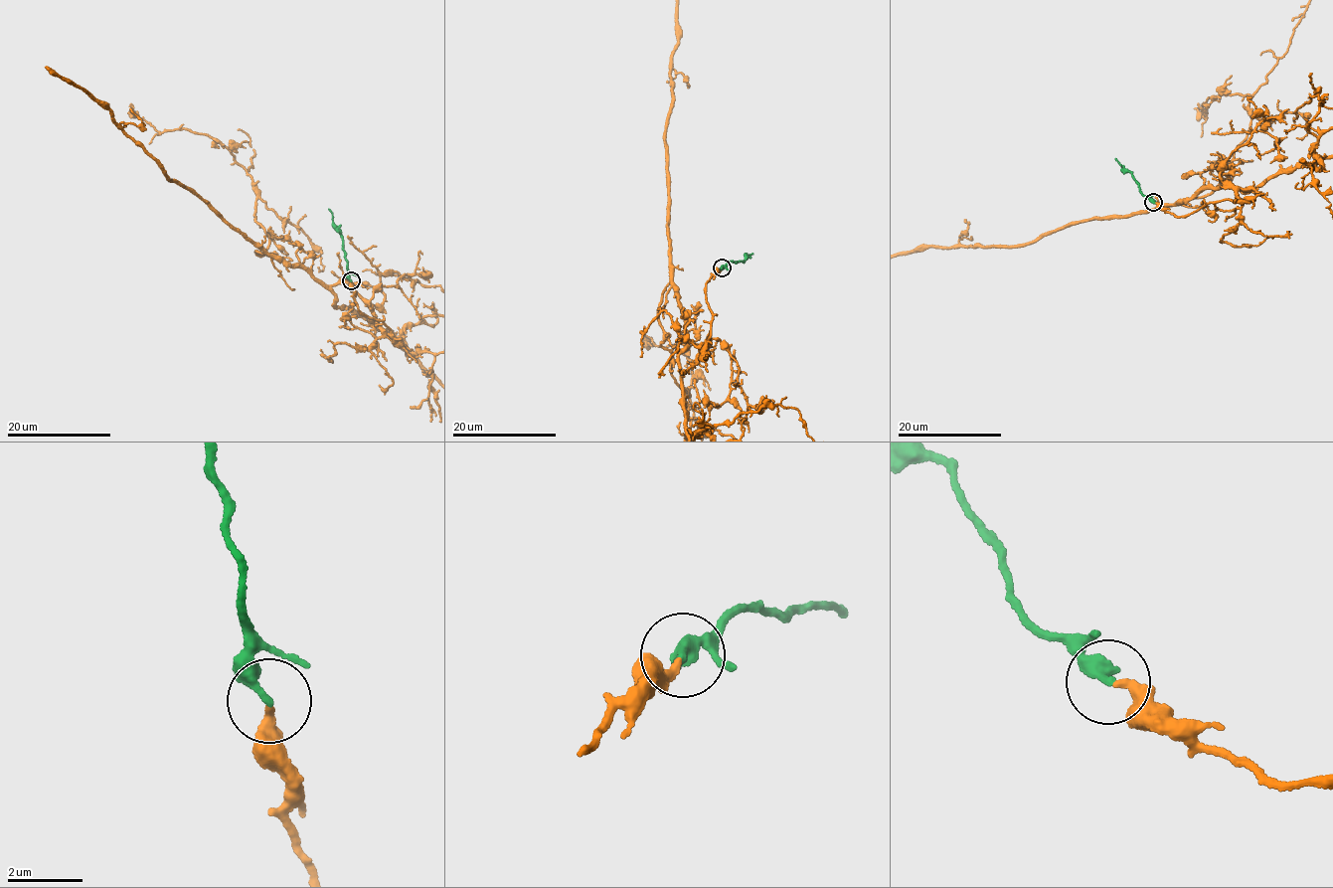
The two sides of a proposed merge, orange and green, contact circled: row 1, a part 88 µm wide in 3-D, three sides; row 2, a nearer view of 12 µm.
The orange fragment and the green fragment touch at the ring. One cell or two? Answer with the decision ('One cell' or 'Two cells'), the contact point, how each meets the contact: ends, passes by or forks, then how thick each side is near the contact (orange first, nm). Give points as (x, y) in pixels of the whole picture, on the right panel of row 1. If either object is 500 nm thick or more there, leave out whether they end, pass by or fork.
One cell. Place: (1153, 202). At the ring orange ends. At the ring green ends. Thickness 300 nm (orange) against 280 nm

